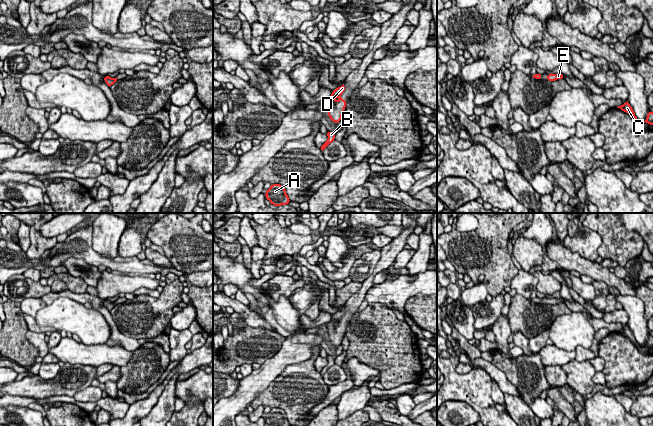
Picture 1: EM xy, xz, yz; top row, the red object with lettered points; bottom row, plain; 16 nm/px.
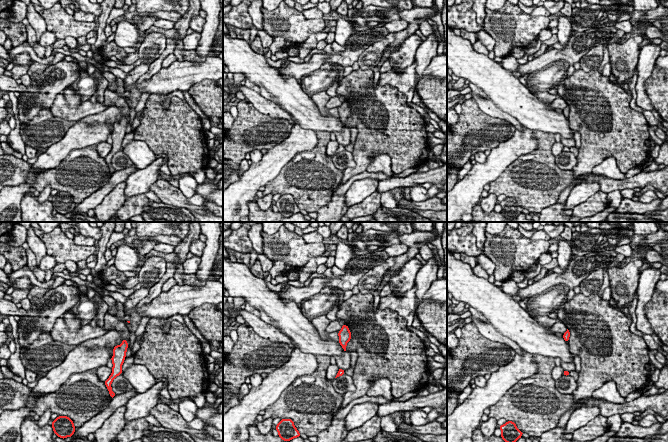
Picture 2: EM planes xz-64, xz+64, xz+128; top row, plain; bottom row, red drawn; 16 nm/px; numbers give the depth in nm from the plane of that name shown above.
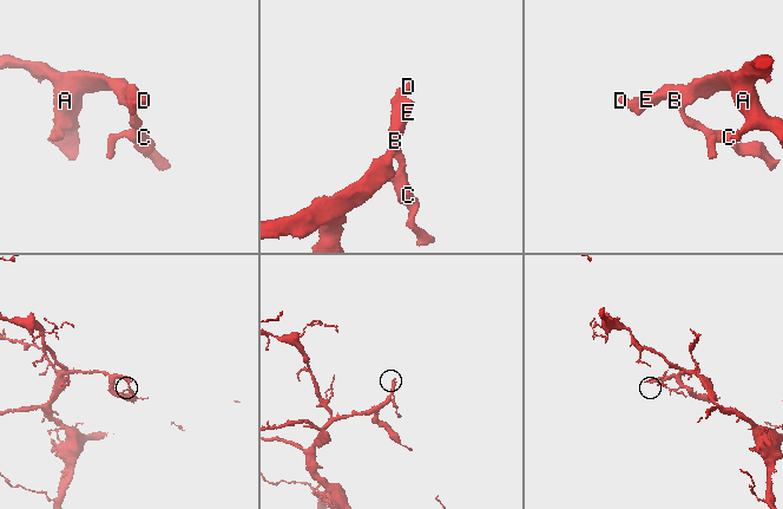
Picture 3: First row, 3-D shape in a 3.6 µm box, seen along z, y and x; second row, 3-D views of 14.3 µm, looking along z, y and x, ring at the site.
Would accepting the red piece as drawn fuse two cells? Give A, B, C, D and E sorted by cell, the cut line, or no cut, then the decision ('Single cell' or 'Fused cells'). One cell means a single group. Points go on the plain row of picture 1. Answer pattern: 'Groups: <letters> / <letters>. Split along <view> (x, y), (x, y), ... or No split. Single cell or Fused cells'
Groups: A B C D E. No split. Single cell

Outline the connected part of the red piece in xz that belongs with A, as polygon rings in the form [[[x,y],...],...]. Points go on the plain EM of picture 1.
[[[272,408],[270,412],[266,414],[265,421],[270,426],[290,426],[285,411],[280,408]]]

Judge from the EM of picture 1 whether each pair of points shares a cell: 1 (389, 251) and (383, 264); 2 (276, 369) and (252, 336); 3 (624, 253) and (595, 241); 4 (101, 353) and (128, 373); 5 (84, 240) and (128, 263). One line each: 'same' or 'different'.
1: same
2: different
3: different
4: different
5: same

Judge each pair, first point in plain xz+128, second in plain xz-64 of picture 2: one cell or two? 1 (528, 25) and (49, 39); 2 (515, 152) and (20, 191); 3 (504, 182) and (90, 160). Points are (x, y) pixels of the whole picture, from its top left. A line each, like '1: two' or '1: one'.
1: two
2: one
3: one

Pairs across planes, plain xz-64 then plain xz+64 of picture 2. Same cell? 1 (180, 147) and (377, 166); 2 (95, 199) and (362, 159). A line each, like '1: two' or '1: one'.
1: two
2: one

